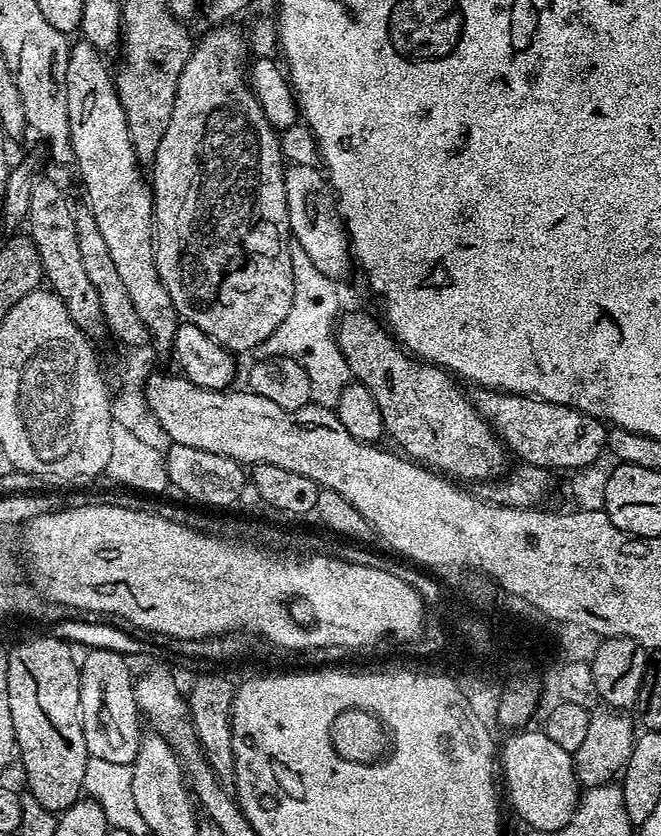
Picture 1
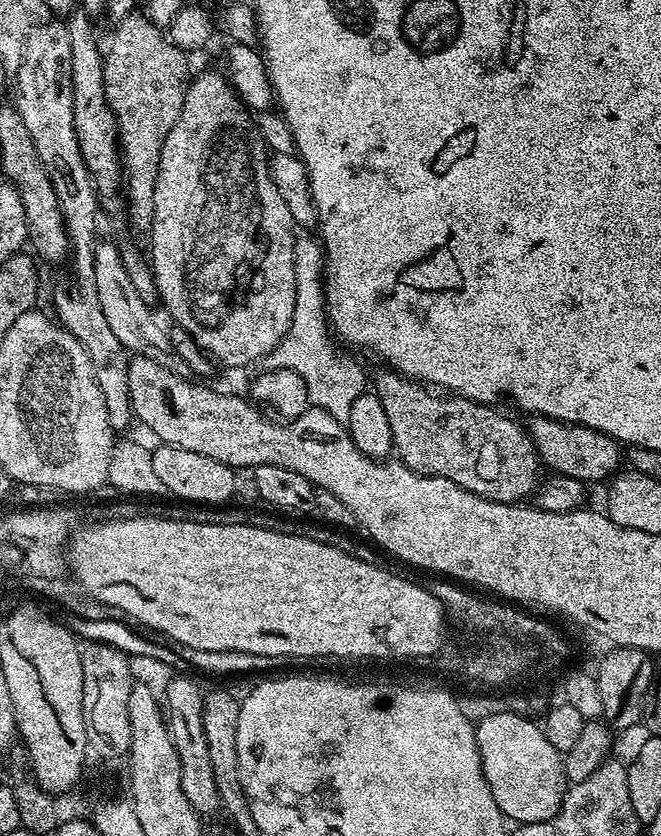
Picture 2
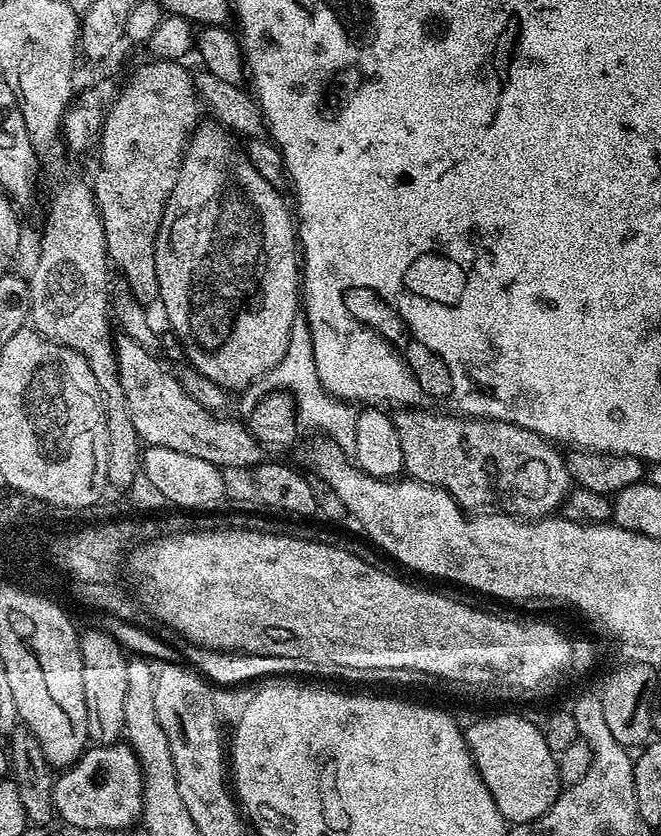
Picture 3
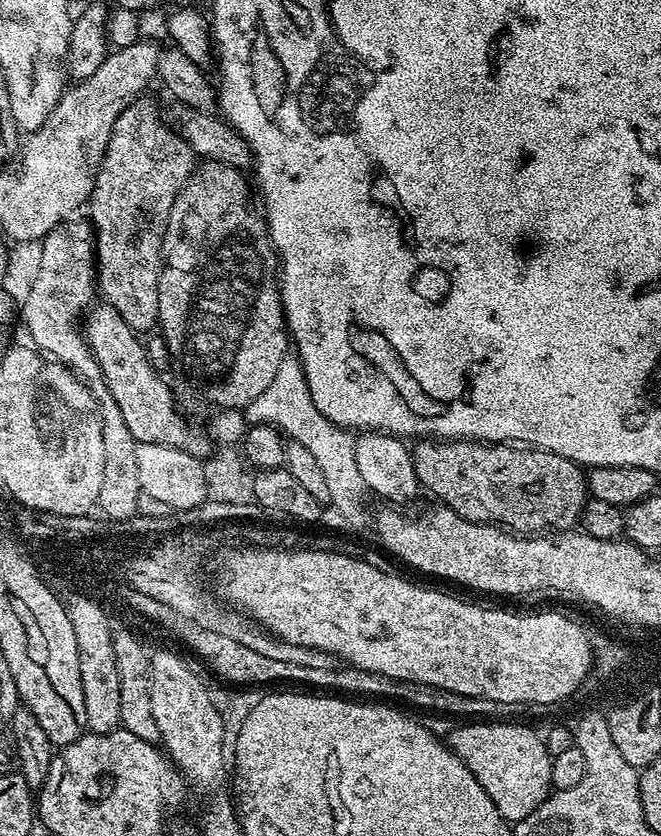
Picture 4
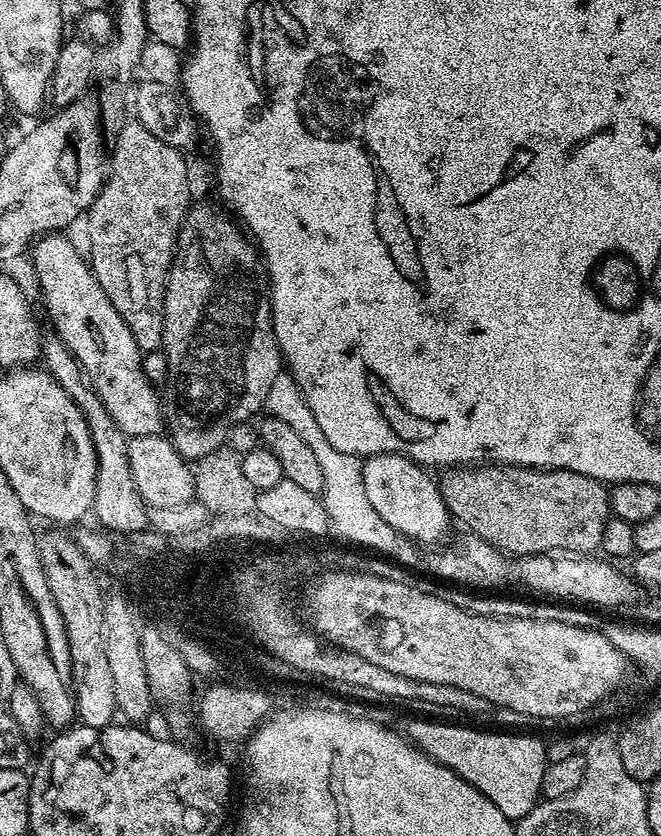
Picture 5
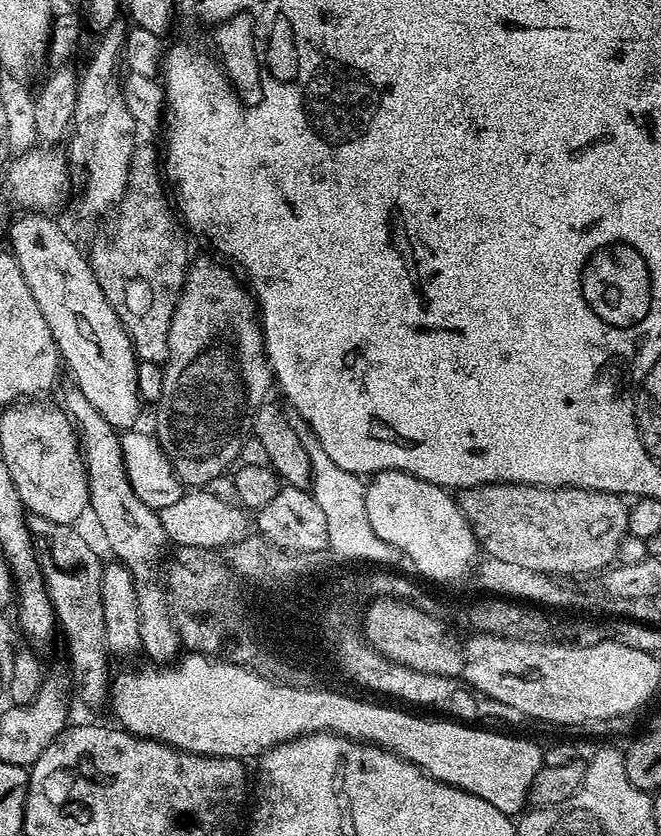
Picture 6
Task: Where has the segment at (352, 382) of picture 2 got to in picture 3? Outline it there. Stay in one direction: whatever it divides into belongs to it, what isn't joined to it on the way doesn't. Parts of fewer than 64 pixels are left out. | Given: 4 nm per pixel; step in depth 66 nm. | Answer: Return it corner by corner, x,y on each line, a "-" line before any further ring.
298,318
290,330
290,338
286,346
286,354
279,360
266,377
269,389
283,390
294,401
301,421
304,420
312,428
321,428
330,439
345,450
354,449
356,437
356,412
345,401
334,397
322,386
315,366
312,335
308,329
308,321

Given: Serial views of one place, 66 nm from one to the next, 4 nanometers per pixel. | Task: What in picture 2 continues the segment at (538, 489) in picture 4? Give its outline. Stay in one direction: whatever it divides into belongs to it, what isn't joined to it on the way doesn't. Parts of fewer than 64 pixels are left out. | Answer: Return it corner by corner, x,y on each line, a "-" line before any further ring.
399,371
396,372
382,373
376,380
374,391
382,402
382,410
386,410
386,418
390,418
392,446
400,463
420,476
441,476
499,504
524,502
527,501
524,500
527,496
529,499
535,493
542,465
534,442
528,437
527,429
522,424
515,424
510,417
496,412
500,410
495,407
477,404
475,400
468,400
464,396
435,396
432,393
435,391
421,386

